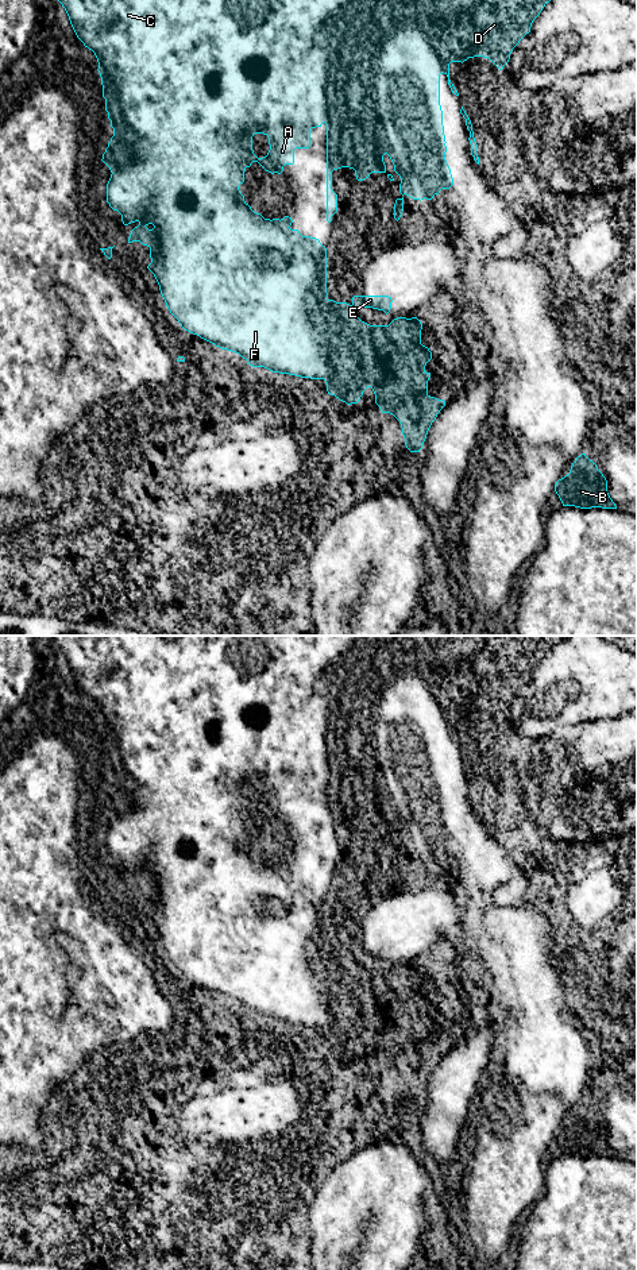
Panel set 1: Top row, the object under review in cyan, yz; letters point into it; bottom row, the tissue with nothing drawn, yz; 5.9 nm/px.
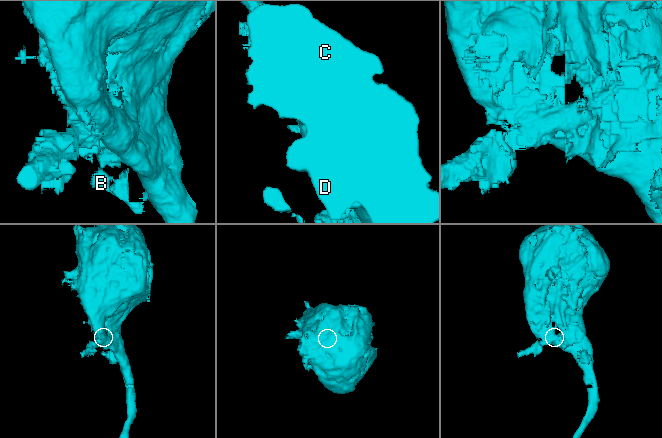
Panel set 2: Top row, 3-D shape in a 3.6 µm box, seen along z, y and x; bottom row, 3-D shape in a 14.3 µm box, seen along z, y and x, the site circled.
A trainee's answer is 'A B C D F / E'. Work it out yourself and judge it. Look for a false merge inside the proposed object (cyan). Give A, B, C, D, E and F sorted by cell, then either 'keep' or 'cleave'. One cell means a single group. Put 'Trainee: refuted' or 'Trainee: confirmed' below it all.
A B C D F / E | cleave
Trainee: confirmed

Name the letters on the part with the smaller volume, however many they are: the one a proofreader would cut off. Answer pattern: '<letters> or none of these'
E

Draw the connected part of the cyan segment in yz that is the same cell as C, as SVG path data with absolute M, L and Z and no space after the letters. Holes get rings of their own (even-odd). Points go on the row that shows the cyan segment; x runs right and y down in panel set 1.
M58 0L62 7L65 8L70 24L77 35L77 38L84 43L85 47L92 50L99 62L99 73L101 77L103 85L103 97L105 99L105 111L108 112L108 119L111 120L111 127L113 128L113 136L103 154L103 162L111 170L111 178L107 184L107 202L113 211L117 211L121 215L121 221L124 225L138 221L139 225L135 227L128 238L128 243L140 242L143 246L150 248L150 258L151 263L147 269L154 274L161 294L166 302L167 309L170 313L178 320L181 327L193 333L200 336L201 339L220 347L221 350L228 350L232 352L239 354L243 359L248 362L252 367L265 367L273 372L279 374L289 374L301 378L310 378L310 379L324 379L327 383L327 391L331 395L335 395L340 401L345 402L347 405L358 404L363 391L367 387L371 387L375 394L375 404L379 406L382 413L393 414L401 424L402 435L405 439L405 445L410 452L420 452L426 439L428 431L432 422L436 420L440 410L445 406L444 399L437 399L428 394L428 381L431 378L431 372L425 371L426 363L432 359L432 352L428 347L421 344L421 329L422 324L417 317L406 319L406 317L397 317L389 325L370 325L362 321L355 310L354 306L347 302L336 302L329 300L327 304L327 355L321 355L321 301L320 298L314 298L309 289L317 283L318 279L318 260L324 258L324 246L320 243L318 239L310 236L302 236L298 229L292 229L290 225L293 223L292 217L285 216L283 219L265 219L260 213L256 213L251 209L251 206L244 201L244 196L240 193L239 186L244 182L244 171L247 167L251 166L252 162L258 162L266 171L274 174L281 174L283 171L285 165L294 163L294 150L296 148L309 148L310 147L310 132L316 127L321 127L323 123L327 124L327 221L332 221L332 216L337 212L337 194L332 190L332 171L350 167L355 170L355 175L358 181L363 181L370 177L371 173L386 173L386 165L383 162L383 155L387 154L394 165L394 171L399 175L399 193L404 196L409 196L413 200L432 200L435 194L439 194L441 189L449 189L453 185L453 178L451 174L451 169L445 161L445 135L444 135L444 126L443 126L443 111L440 105L440 76L444 73L448 77L448 85L453 94L459 96L458 90L455 89L453 84L449 80L449 63L451 62L464 62L468 58L474 57L483 57L489 58L499 70L509 62L510 54L513 49L520 43L520 40L530 32L530 27L533 20L540 15L543 8L551 0ZM255 134L263 134L269 138L270 150L266 157L258 158L252 150L252 136ZM313 302L318 306L318 313L314 321L310 325L310 331L305 331L305 314L306 314L306 305Z

